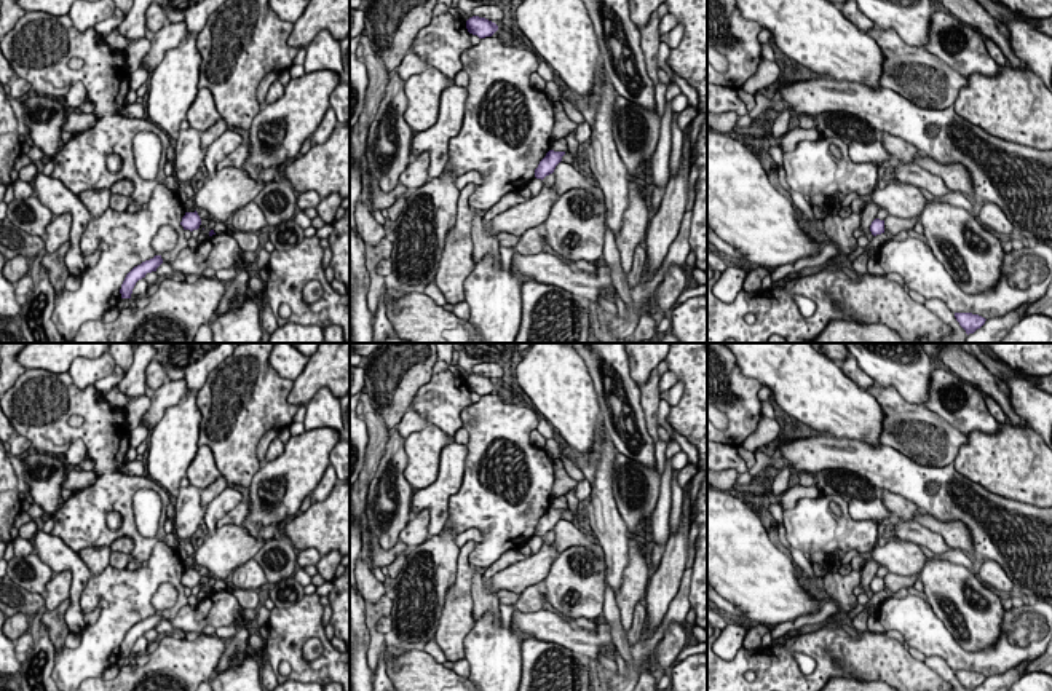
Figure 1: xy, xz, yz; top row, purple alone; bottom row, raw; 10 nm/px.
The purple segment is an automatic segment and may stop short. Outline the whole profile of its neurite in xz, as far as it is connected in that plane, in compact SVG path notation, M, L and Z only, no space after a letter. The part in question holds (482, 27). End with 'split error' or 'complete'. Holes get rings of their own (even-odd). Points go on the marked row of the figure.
M473 16L466 21L466 29L479 38L485 38L492 37L498 30L498 26L485 18Z; complete

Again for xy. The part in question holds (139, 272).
M155 255L150 260L142 262L140 265L134 267L125 278L120 294L121 298L131 298L132 289L136 282L145 278L147 273L156 271L156 268L163 263L161 255Z; complete

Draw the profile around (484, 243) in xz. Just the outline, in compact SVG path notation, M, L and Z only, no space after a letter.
M471 207L473 212L473 259L476 263L479 263L485 255L490 255L496 260L501 260L500 257L500 244L496 239L496 235L492 235L488 230L488 223L476 212L476 209Z

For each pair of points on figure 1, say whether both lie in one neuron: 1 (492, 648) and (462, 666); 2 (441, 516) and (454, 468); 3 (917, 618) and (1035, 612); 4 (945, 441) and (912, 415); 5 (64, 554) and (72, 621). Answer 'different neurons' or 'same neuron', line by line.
1: different neurons
2: same neuron
3: same neuron
4: same neuron
5: same neuron

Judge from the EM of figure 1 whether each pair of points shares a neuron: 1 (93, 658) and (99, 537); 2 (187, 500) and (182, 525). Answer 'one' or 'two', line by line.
1: two
2: one

